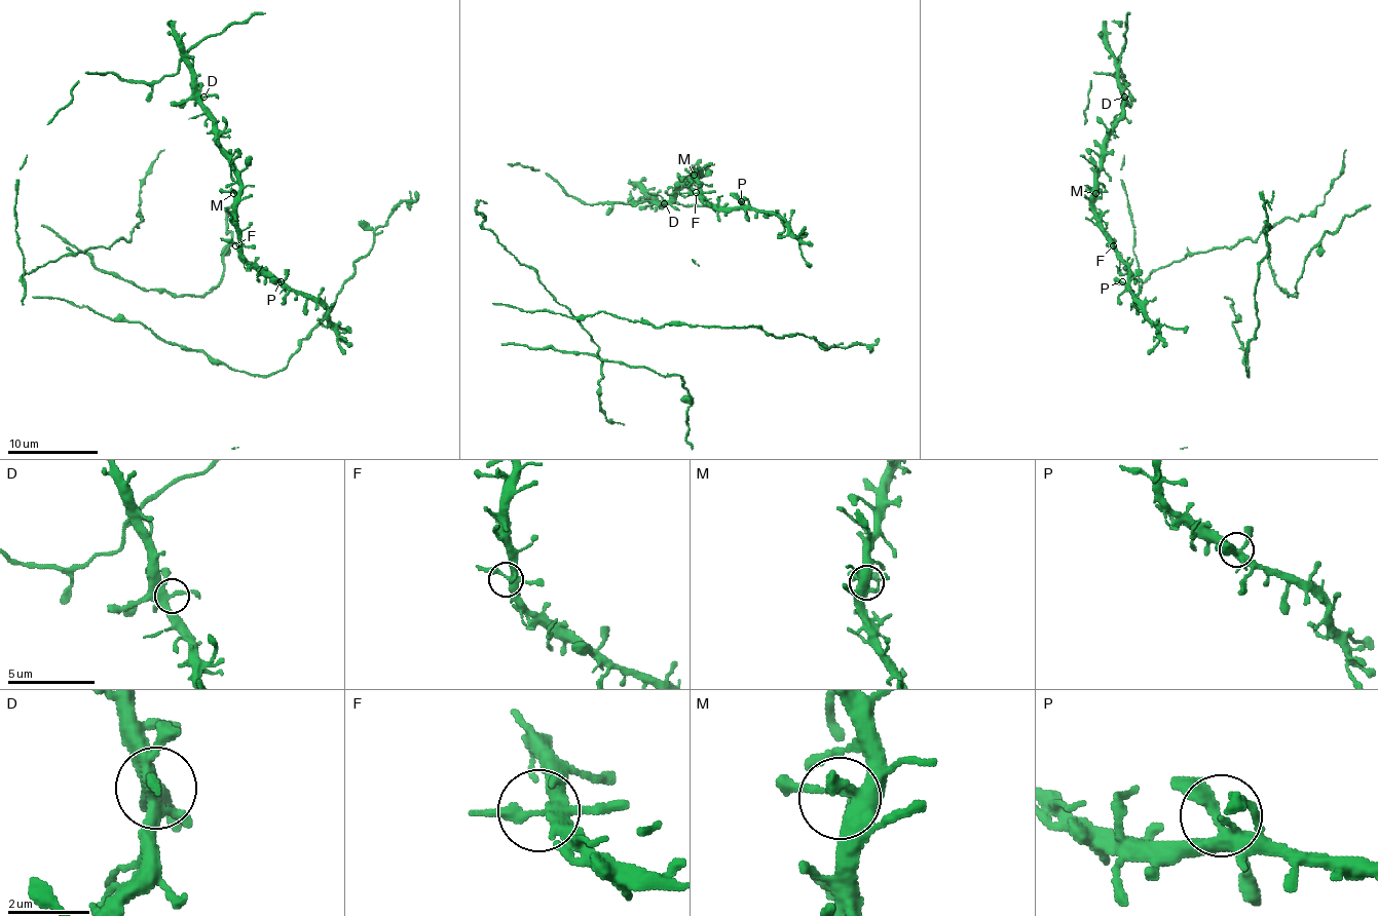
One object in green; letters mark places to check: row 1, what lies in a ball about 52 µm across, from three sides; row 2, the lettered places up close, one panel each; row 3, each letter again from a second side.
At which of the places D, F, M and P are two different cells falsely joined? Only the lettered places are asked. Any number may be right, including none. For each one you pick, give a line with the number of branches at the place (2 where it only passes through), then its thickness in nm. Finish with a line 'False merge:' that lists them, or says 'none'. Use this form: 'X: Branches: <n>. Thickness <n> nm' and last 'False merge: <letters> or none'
False merge: none

